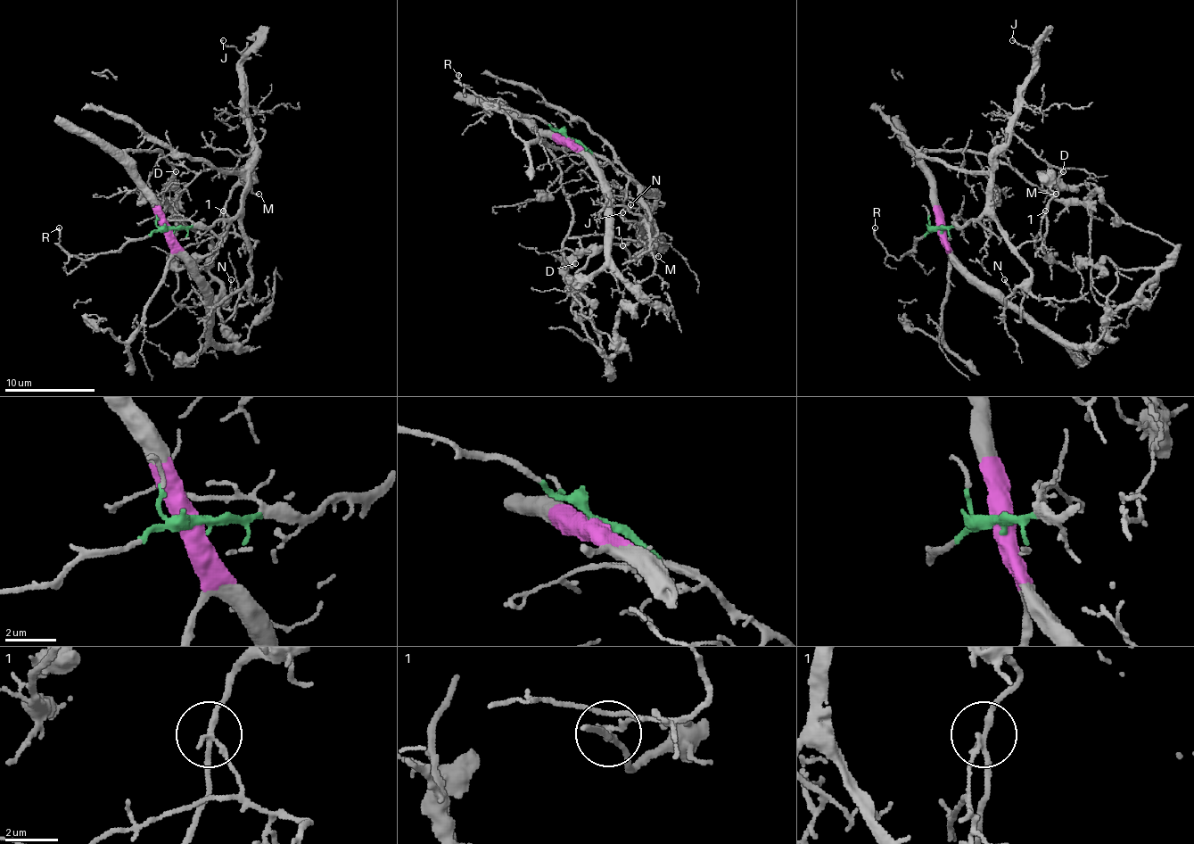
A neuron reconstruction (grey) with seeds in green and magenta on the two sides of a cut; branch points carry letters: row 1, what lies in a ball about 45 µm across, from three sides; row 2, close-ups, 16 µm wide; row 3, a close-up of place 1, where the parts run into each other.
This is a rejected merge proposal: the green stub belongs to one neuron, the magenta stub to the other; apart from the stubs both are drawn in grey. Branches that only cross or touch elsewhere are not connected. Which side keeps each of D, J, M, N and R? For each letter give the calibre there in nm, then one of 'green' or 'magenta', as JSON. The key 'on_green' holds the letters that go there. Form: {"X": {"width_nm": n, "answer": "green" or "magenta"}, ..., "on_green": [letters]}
{"D": {"width_nm": 190, "answer": "magenta"}, "J": {"width_nm": 110, "answer": "green"}, "M": {"width_nm": 160, "answer": "magenta"}, "N": {"width_nm": 110, "answer": "green"}, "R": {"width_nm": 140, "answer": "green"}, "on_green": ["J", "N", "R"]}

